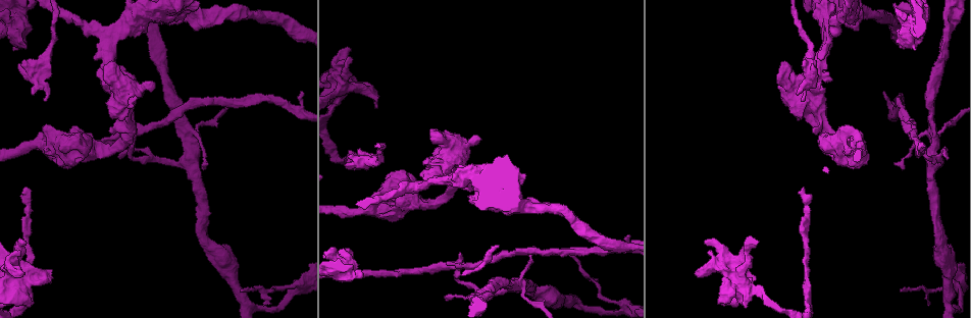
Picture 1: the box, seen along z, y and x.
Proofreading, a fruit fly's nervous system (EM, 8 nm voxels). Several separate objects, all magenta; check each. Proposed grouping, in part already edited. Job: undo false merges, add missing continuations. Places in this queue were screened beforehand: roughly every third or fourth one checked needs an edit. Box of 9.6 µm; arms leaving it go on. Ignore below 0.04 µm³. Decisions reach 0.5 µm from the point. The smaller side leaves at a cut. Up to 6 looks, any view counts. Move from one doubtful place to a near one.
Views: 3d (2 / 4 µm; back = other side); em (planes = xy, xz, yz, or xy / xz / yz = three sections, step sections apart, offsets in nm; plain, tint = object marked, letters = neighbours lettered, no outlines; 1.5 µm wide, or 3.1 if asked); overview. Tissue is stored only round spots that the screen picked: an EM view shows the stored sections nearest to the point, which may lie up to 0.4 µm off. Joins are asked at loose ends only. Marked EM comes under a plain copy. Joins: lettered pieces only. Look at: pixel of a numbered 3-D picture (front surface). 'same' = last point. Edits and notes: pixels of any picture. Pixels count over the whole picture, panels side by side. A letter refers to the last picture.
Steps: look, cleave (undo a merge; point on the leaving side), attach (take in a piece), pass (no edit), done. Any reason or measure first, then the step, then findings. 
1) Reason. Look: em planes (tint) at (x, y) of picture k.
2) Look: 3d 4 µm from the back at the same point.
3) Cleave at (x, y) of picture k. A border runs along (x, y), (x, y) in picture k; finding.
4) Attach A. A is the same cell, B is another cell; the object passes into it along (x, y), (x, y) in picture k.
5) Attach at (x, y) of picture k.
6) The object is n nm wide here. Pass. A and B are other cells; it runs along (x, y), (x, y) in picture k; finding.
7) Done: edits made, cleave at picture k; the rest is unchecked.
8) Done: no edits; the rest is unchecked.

Branch stops here. Look: em planes (letters) at (22, 241) of picture 1.

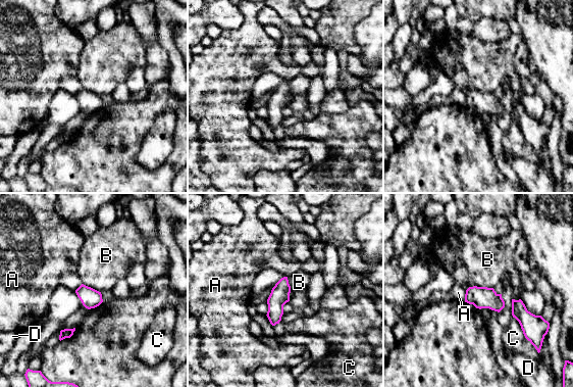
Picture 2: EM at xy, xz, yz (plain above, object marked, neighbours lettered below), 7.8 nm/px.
Pass. A, B, C and D are other cells; none of them fits.

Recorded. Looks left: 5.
Branch stops here. Look: em xy step 4 (tint) at (756, 279) of picture 1.

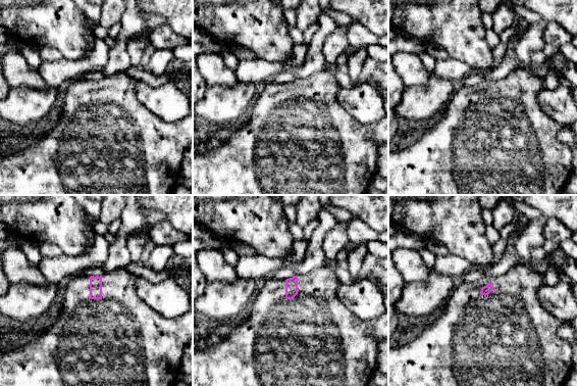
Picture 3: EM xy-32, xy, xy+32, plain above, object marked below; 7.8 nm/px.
Look: em planes (letters) at the same point.

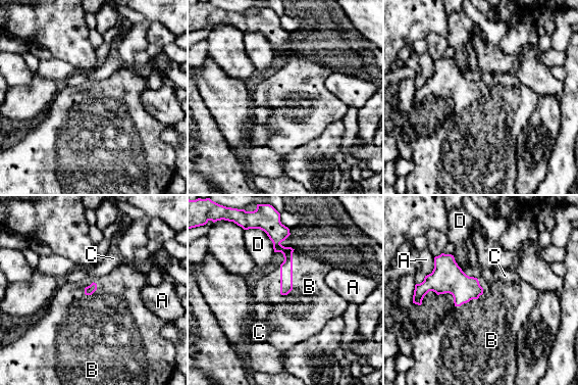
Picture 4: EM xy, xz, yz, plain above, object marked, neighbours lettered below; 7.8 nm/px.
Attach at (309, 286) of picture 4. B is the same cell, A, C and D are other cells; the object passes into it along (286, 267), (292, 275), (309, 286) in picture 4; the neuron continues.

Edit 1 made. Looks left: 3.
Look: 3d 4 µm at (921, 142) of picture 1.

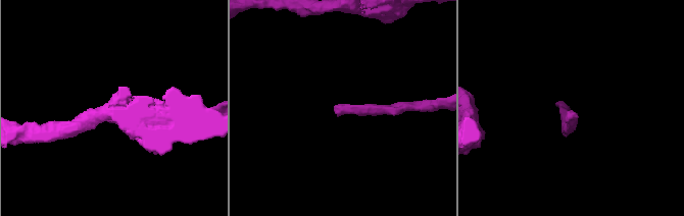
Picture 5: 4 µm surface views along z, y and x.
Now the EM. Look: em xy step 8 (tint) at (572, 115) of picture 5.

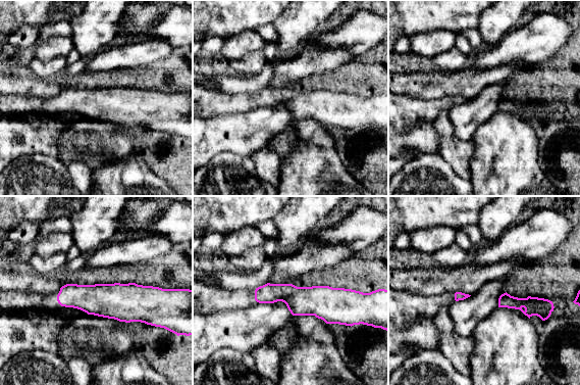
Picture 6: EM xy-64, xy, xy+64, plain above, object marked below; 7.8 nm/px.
Another direction. Look: em planes (letters) at the same point.

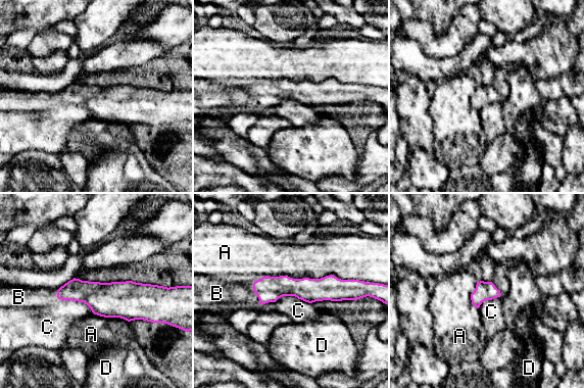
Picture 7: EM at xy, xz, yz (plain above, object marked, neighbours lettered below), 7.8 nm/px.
The object is 190 nm wide here. Attach at (223, 293) of picture 7. B is the same cell, A, C and D are other cells; the object passes into it along (269, 289), (253, 288), (223, 293) in picture 7; it goes on there.

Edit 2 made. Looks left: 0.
Done: edits made, attach at picture 4, attach at picture 7; the rest is unchecked.

